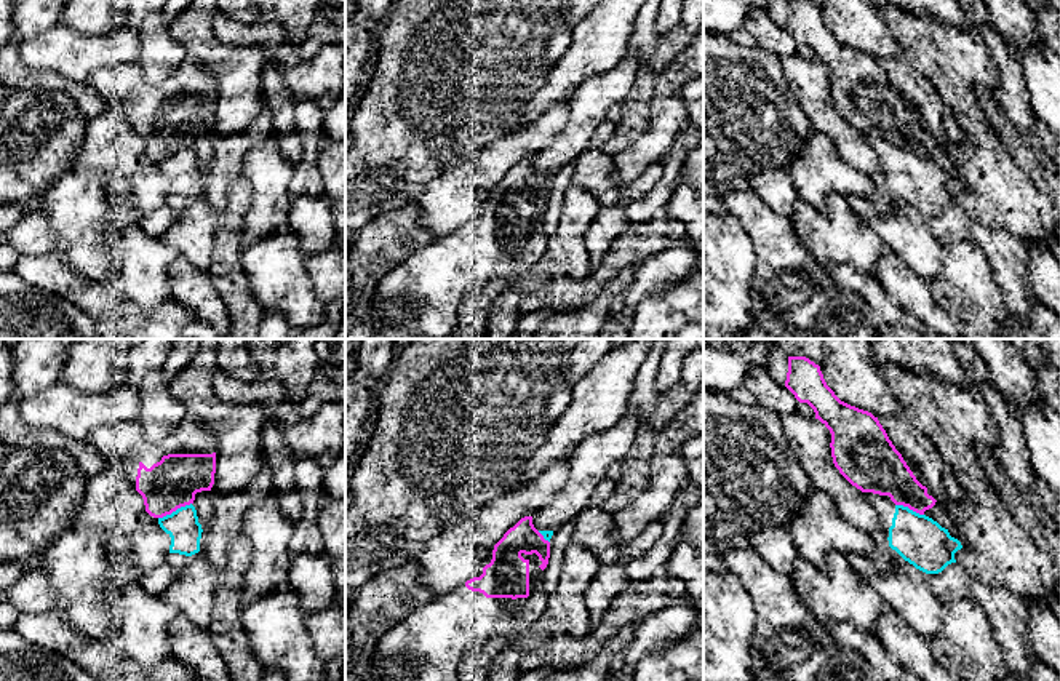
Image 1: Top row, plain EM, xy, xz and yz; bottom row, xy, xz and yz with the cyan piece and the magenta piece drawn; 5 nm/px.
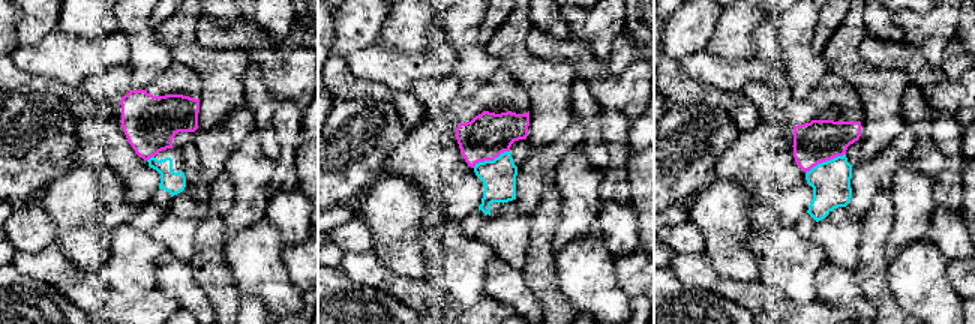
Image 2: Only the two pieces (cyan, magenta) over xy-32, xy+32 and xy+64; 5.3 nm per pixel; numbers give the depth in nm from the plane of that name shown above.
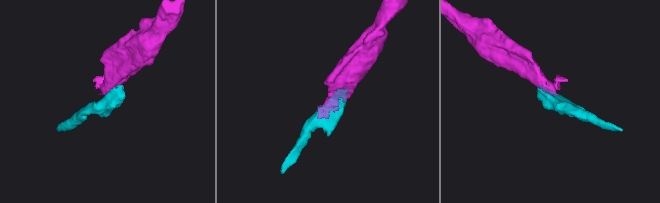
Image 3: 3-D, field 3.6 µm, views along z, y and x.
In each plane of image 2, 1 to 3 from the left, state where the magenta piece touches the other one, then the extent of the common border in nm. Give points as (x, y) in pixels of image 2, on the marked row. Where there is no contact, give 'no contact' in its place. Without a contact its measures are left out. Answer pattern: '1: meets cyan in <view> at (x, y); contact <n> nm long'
1: meets cyan in xy-32 at (150, 158); contact 50 nm long
2: meets cyan in xy+32 at (491, 161); contact 220 nm long
3: meets cyan in xy+64 at (827, 161); contact 240 nm long

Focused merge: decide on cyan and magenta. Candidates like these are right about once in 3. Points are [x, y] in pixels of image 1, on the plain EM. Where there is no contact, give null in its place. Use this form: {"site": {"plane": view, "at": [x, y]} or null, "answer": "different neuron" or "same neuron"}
{"site": {"plane": "xy", "at": [176, 152]}, "answer": "different neuron"}

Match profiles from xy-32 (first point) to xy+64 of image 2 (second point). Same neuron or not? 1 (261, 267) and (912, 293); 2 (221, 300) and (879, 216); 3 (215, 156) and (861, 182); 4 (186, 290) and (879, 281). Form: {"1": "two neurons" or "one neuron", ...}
{"1": "one neuron", "2": "one neuron", "3": "one neuron", "4": "two neurons"}

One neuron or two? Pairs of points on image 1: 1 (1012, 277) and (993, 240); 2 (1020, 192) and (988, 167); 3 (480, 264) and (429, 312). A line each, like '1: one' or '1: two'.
1: one
2: one
3: one

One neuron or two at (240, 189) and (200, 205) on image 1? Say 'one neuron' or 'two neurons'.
one neuron

